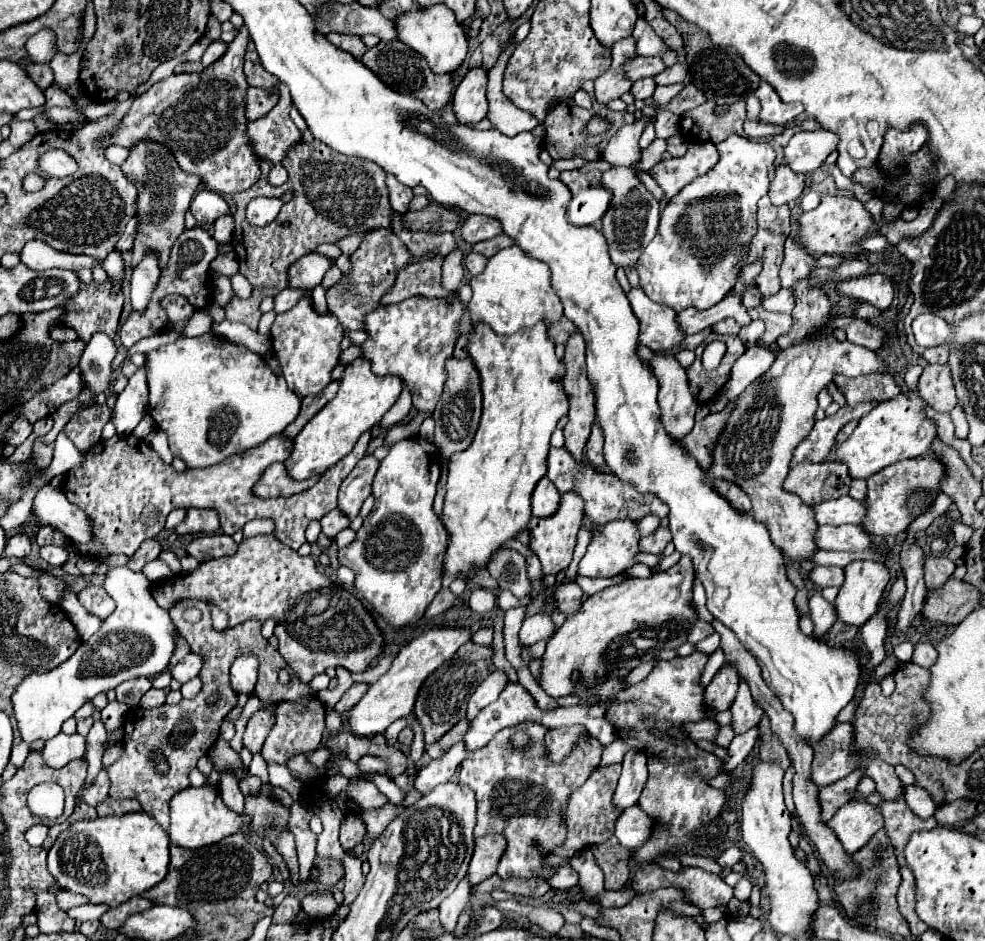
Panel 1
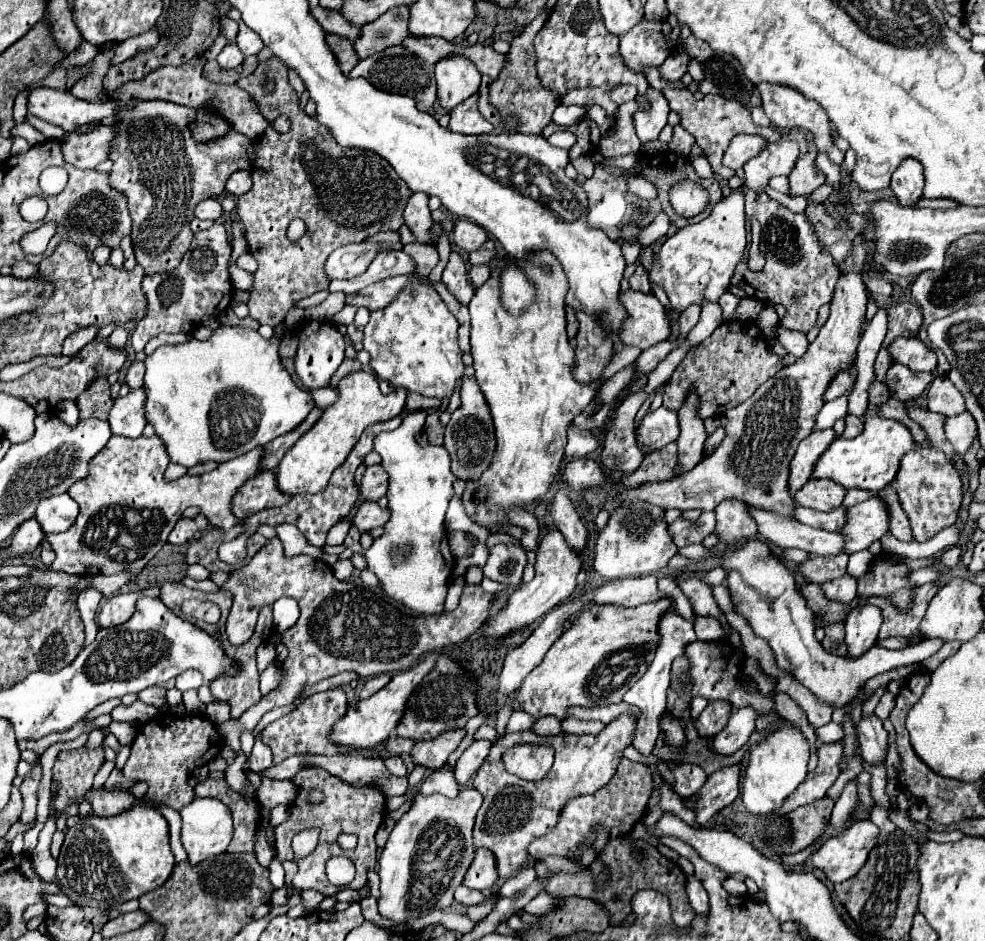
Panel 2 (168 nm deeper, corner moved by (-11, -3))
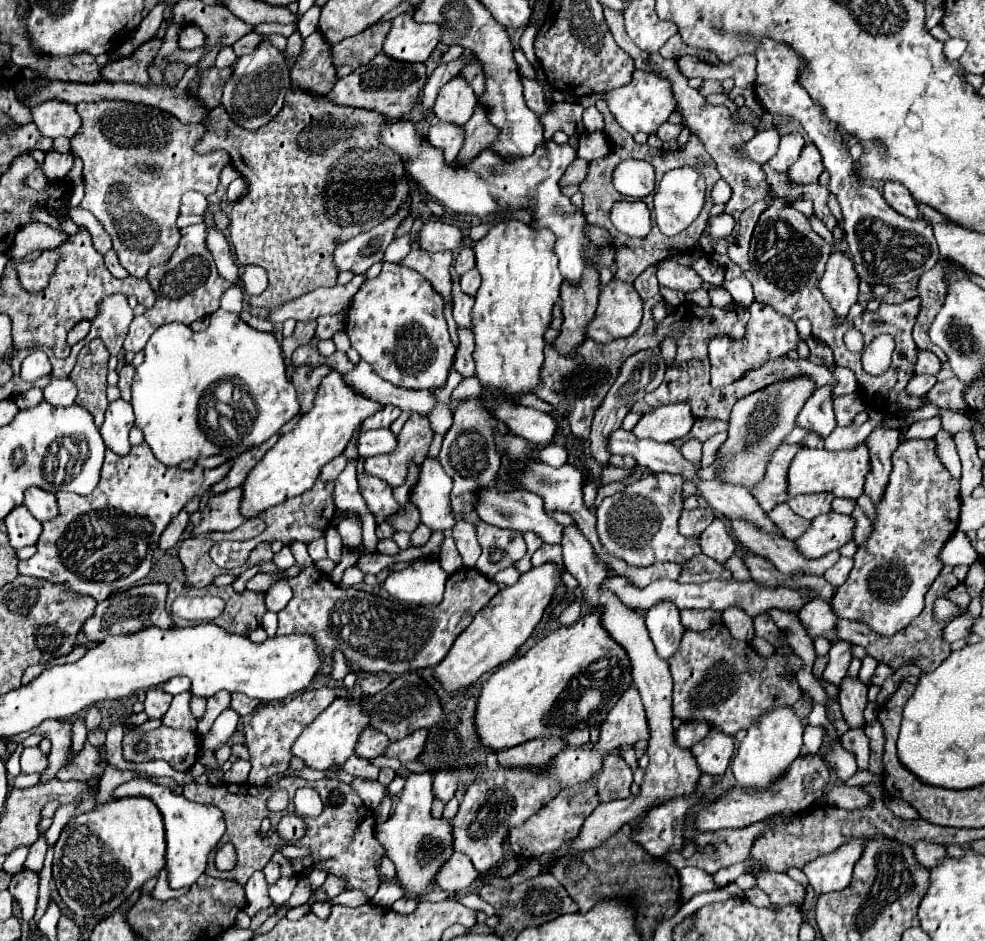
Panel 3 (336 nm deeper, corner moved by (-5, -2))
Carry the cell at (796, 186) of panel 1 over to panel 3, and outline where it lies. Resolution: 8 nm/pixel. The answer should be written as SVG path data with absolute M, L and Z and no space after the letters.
M807 144L799 156L799 160L789 168L789 176L795 184L813 184L819 180L823 172L821 154L815 148L815 144Z

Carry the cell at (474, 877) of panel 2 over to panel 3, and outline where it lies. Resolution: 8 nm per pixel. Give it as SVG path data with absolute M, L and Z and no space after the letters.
M455 852L437 872L435 876L435 884L445 890L447 894L463 894L467 892L467 888L479 880L479 872L473 868L473 864L469 864L469 858L461 856L459 852Z

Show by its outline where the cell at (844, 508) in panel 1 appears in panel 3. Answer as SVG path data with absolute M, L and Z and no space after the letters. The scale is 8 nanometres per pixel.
M783 502L777 508L773 508L769 512L769 520L775 524L775 528L781 532L783 538L787 540L795 540L797 536L801 536L801 532L805 532L805 528L809 528L809 520L801 520L801 516L793 516L791 508Z

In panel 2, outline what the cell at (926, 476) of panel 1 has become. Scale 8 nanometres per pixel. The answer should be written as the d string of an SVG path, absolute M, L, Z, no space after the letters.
M879 493L847 509L847 525L843 527L843 535L847 537L847 553L867 549L873 541L879 541L887 531L889 507Z

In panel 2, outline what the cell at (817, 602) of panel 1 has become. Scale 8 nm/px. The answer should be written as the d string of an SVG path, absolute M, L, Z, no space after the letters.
M843 575L843 577L835 579L835 581L823 583L821 591L825 593L825 597L829 601L837 601L841 605L849 605L857 597L857 581L853 577L849 577L849 575Z

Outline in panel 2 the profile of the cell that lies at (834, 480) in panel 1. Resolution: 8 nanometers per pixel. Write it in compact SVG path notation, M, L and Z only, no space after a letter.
M809 479L799 493L795 493L795 501L801 507L811 507L817 511L833 511L837 509L847 495L847 489L831 479Z

